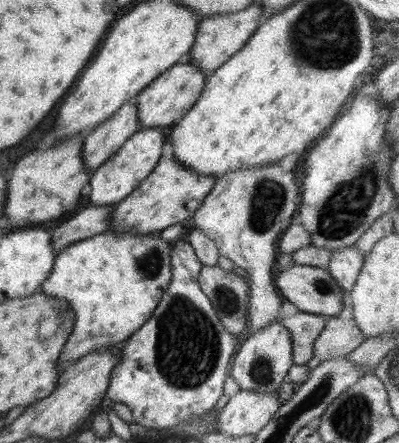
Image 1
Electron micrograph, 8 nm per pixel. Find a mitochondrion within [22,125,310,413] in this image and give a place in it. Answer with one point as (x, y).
(187, 348)

